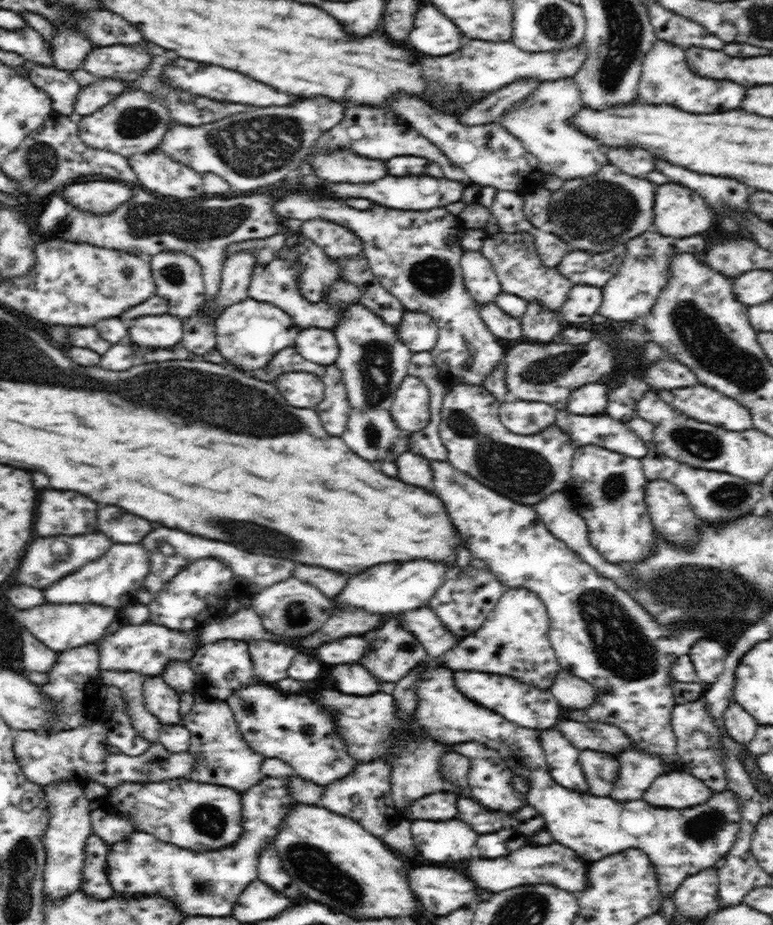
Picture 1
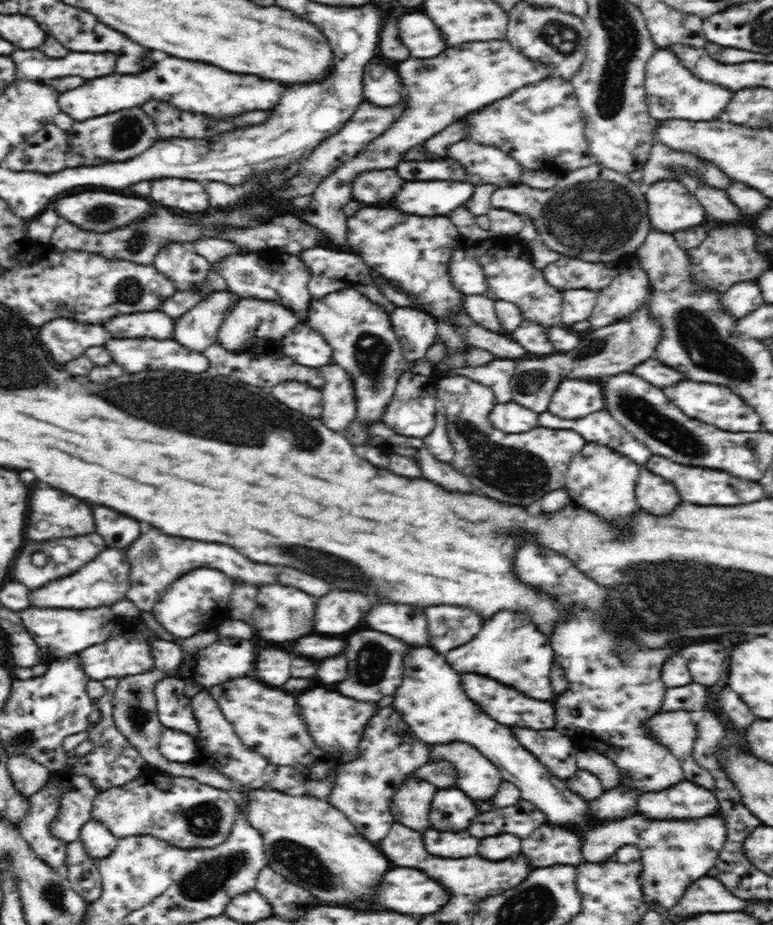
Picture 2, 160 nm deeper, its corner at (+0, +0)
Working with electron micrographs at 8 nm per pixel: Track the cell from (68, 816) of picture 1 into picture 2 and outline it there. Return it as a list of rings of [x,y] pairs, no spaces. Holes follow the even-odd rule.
[[[48,780],[46,785],[29,798],[29,813],[20,819],[17,826],[32,851],[52,868],[66,866],[68,842],[62,842],[51,835],[50,823],[59,811],[60,785]]]

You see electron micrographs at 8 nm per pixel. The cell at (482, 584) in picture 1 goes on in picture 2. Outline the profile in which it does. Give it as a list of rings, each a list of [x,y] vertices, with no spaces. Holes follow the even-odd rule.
[[[432,606],[424,612],[428,623],[429,644],[440,655],[470,642],[484,622],[479,614],[466,607]]]

